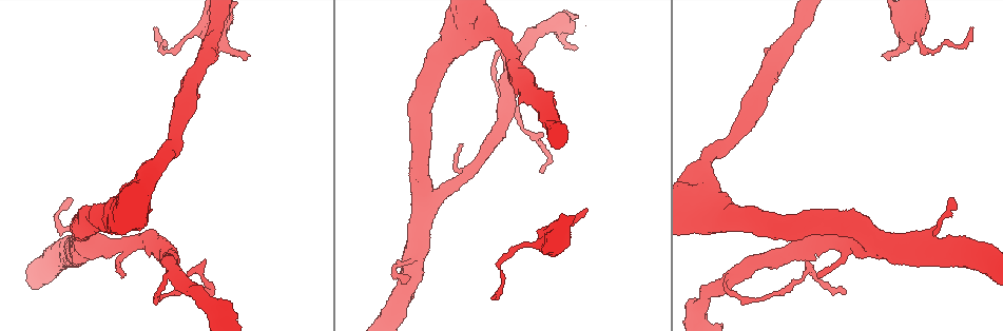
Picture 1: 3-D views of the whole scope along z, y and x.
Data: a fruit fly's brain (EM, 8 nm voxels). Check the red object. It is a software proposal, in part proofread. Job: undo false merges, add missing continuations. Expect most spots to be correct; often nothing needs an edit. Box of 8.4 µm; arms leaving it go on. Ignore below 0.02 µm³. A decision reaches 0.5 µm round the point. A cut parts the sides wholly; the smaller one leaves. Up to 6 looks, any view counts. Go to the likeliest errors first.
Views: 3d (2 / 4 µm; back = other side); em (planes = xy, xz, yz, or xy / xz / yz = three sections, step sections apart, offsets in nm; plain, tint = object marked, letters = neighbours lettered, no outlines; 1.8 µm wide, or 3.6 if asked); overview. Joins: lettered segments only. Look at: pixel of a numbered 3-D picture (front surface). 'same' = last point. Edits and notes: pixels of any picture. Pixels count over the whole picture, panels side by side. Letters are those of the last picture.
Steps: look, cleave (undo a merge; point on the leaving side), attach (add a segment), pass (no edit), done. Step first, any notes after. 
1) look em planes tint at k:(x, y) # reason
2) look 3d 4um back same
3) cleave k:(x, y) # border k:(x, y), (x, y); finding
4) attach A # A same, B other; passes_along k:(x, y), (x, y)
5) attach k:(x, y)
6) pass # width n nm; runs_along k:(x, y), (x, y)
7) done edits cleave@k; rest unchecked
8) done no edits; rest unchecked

look em 3.6um planes letters at 1:(882, 54) # an open end

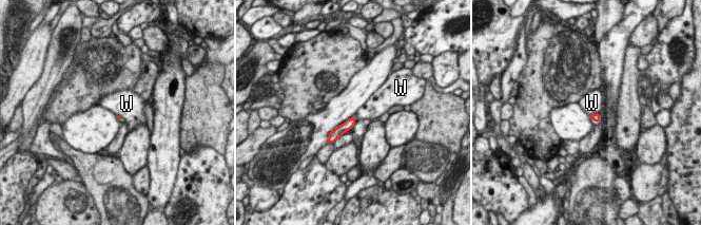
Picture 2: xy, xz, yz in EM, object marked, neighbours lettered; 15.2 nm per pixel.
pass # W other; none of them fits

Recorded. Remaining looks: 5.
look 3d 4um back at 1:(205, 289) # tapers out

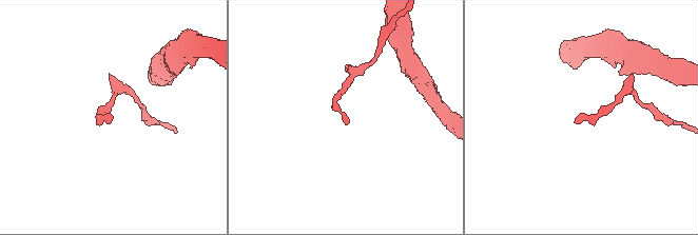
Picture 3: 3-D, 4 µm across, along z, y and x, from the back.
look em planes tint at 3:(347, 124) # need the tissue

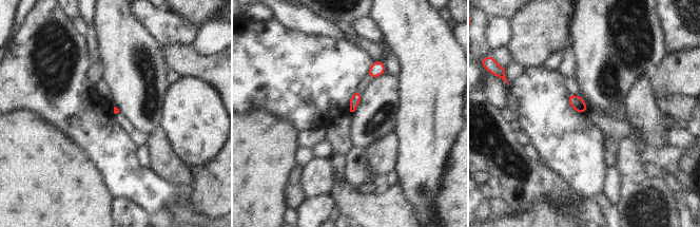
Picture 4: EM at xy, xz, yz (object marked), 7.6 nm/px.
look em planes letters same

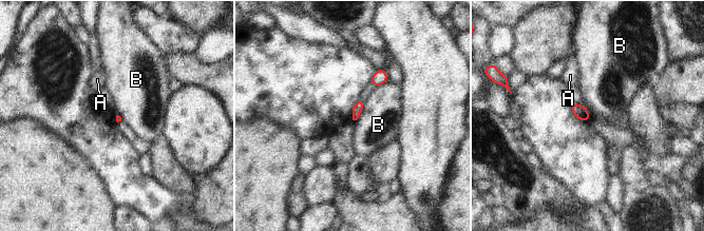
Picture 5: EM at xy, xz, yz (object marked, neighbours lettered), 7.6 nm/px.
pass # A other, B other; border 5:(365, 101), (361, 114), (353, 120); none of them fits

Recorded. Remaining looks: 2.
look em planes tint at 1:(174, 273) # abrupt turn

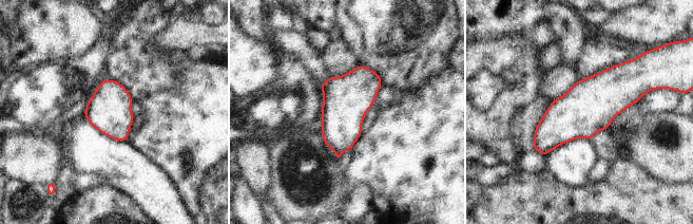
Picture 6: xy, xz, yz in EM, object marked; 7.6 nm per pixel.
look em planes letters same # see the neighbours

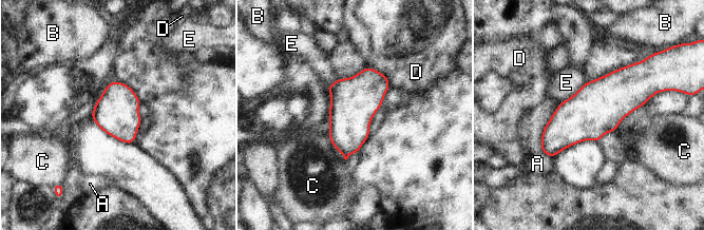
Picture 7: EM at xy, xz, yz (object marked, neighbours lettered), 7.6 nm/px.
pass # width 320 nm; A other, B other, C other, D other, E other; border 7:(586, 81), (573, 94), (560, 102); continuous, no second neuron

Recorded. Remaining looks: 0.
done no edits; rest unchecked

